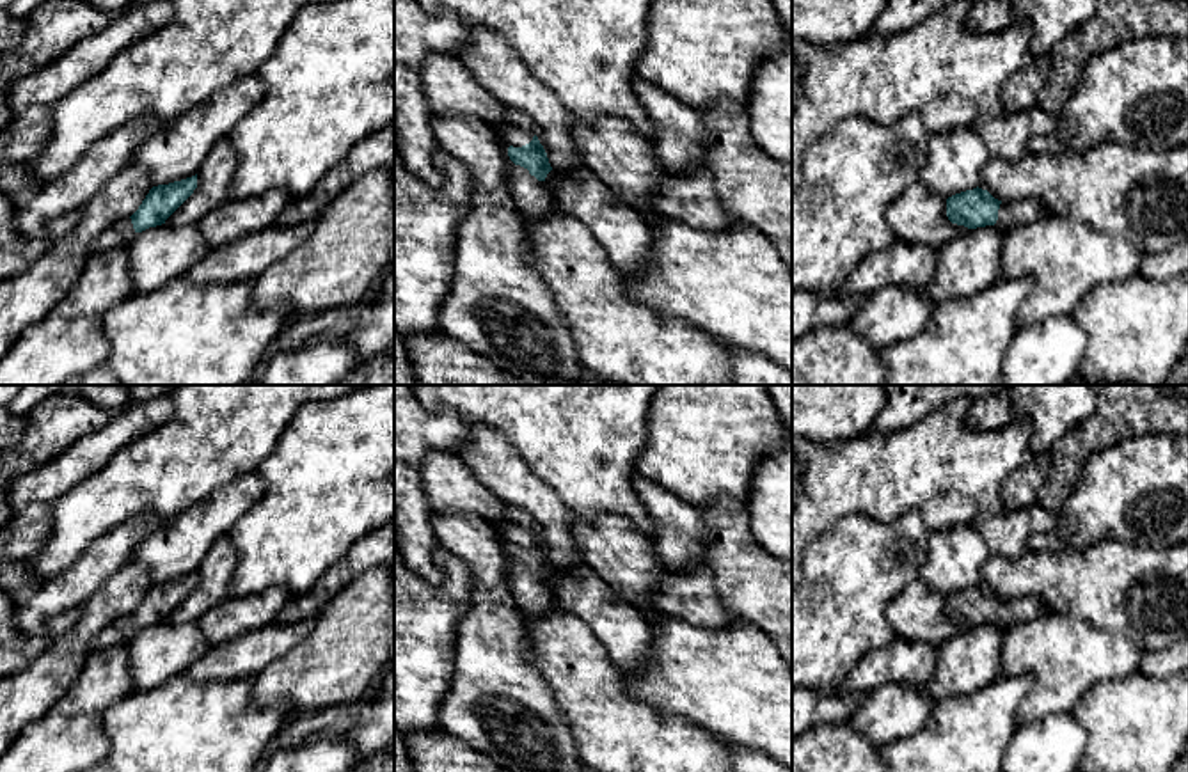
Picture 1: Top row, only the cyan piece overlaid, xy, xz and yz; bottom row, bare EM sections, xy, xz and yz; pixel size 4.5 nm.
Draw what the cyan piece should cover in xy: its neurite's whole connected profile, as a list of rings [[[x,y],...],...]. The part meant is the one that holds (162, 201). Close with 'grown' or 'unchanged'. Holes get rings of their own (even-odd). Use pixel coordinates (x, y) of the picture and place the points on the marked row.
[[[197,174],[169,185],[153,186],[131,217],[114,224],[101,234],[99,247],[105,250],[126,247],[137,232],[165,224],[195,188]]]; grown

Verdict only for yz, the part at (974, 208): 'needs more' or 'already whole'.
needs more

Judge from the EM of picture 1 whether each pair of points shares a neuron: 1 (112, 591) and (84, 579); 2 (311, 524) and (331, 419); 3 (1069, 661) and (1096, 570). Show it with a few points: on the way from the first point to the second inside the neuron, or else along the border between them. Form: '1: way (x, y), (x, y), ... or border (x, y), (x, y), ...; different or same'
1: border (132, 561), (79, 604); different
2: way (320, 497), (331, 480), (331, 446); same
3: border (1045, 609), (1073, 614), (1121, 634); different

